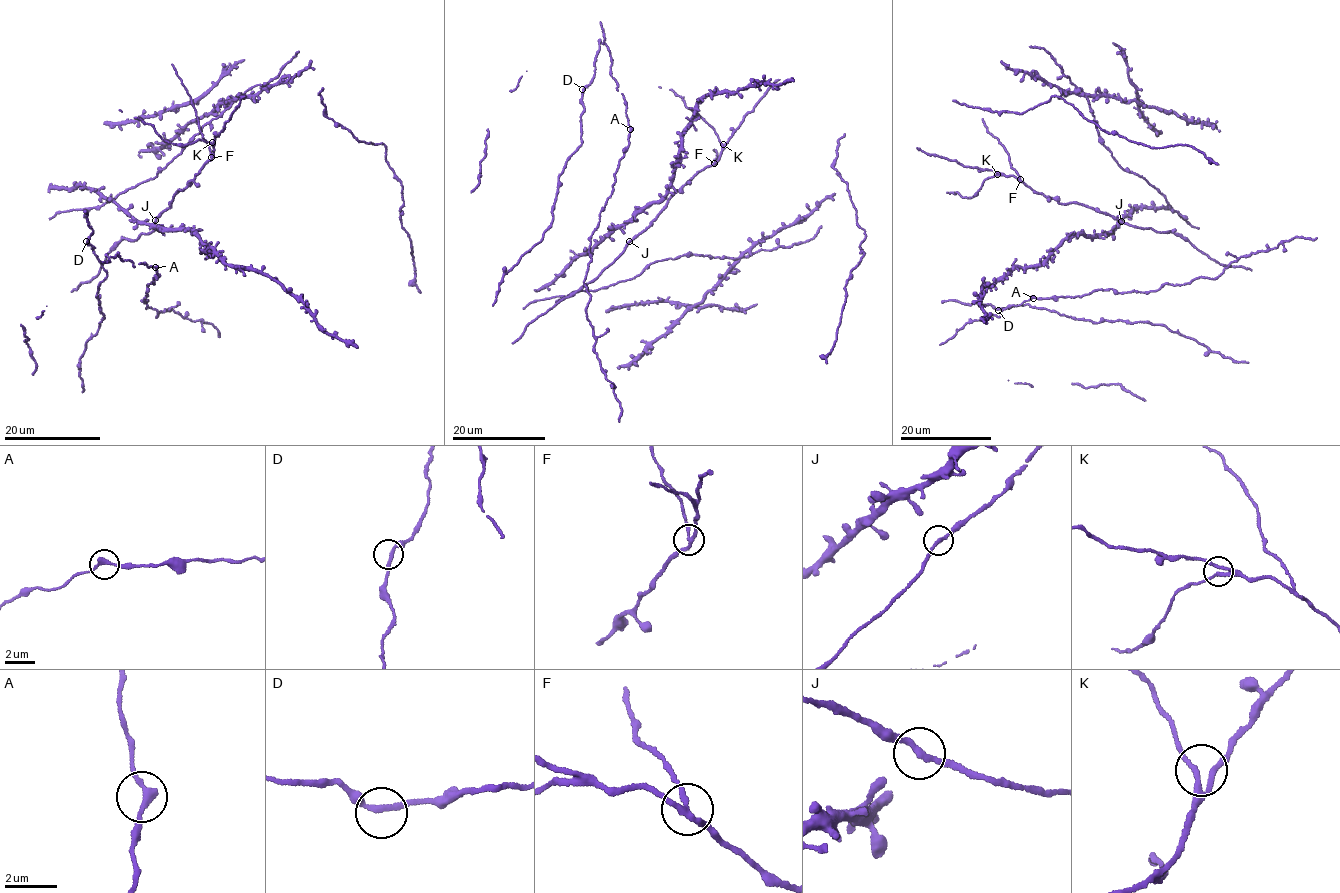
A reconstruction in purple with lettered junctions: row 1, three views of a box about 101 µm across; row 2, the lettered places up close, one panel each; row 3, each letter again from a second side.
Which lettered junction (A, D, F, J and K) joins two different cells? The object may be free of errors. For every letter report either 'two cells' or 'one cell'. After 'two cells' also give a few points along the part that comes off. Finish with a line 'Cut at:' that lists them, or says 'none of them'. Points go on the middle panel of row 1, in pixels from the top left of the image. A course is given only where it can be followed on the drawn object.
A: one cell
D: one cell
F: two cells; course (714, 163), (714, 160), (717, 161), (713, 150)
J: one cell
K: one cell
Cut at: F

